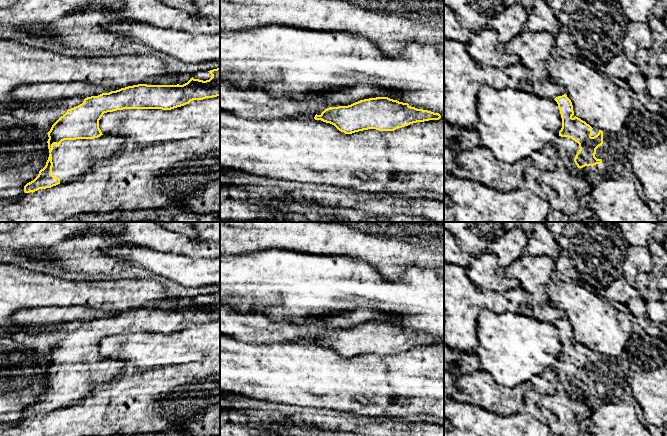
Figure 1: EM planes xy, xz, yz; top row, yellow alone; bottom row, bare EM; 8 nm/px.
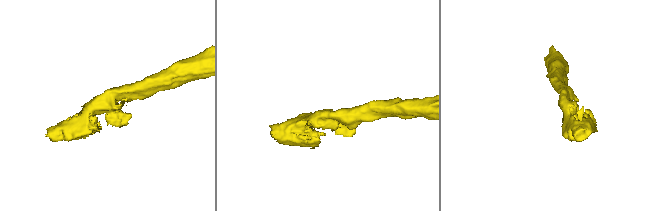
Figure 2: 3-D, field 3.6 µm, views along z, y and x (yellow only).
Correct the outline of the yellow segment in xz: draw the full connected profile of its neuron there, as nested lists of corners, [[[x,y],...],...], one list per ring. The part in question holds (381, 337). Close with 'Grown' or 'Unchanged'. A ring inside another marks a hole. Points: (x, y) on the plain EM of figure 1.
[[[388,321],[369,322],[348,330],[329,331],[314,341],[315,344],[334,349],[345,358],[368,353],[394,355],[413,347],[440,342],[439,337],[417,333]]]. Unchanged

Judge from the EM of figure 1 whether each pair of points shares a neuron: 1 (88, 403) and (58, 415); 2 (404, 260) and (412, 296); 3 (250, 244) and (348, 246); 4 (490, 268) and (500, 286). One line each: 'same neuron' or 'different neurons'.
1: same neuron
2: different neurons
3: same neuron
4: same neuron

